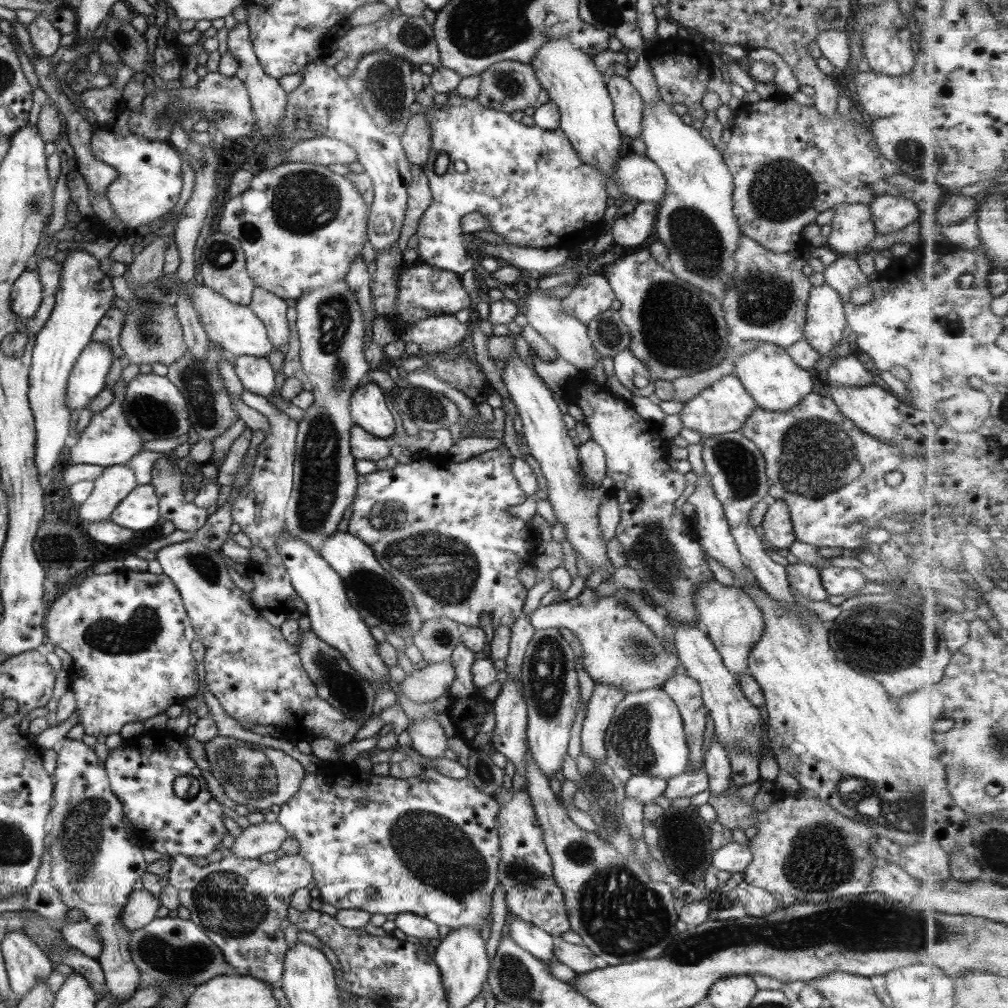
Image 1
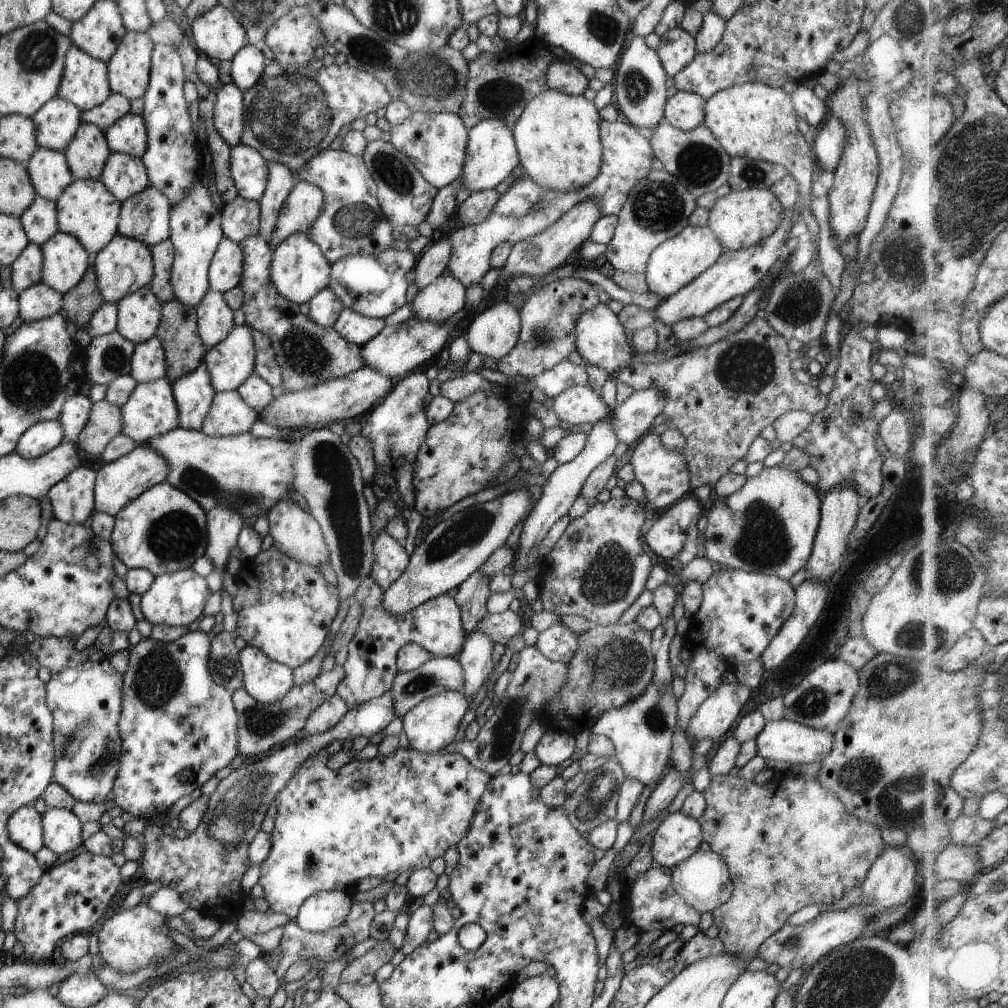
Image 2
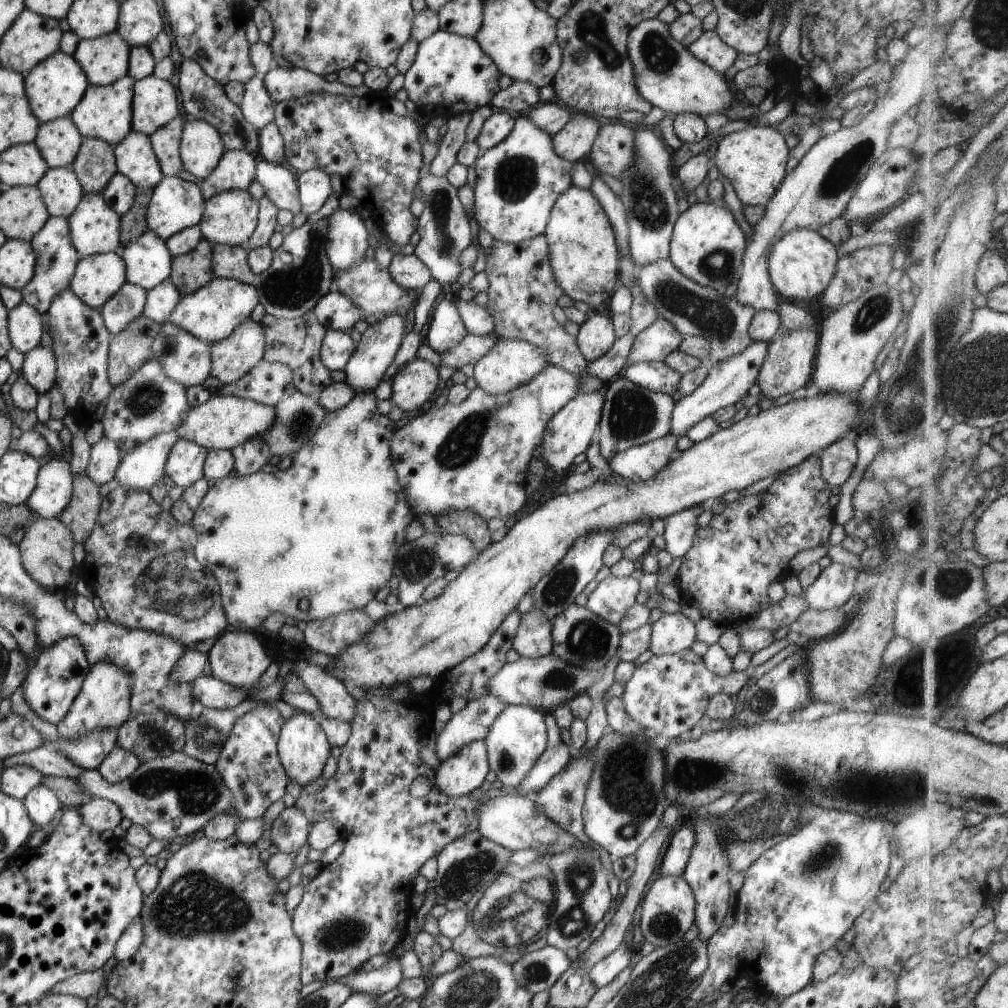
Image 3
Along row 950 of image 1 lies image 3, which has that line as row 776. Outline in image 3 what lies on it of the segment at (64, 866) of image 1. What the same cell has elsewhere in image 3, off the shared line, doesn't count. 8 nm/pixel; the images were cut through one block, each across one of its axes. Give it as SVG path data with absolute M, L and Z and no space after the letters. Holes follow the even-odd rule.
M113 747L96 769L105 781L113 784L125 780L139 763L132 752Z

